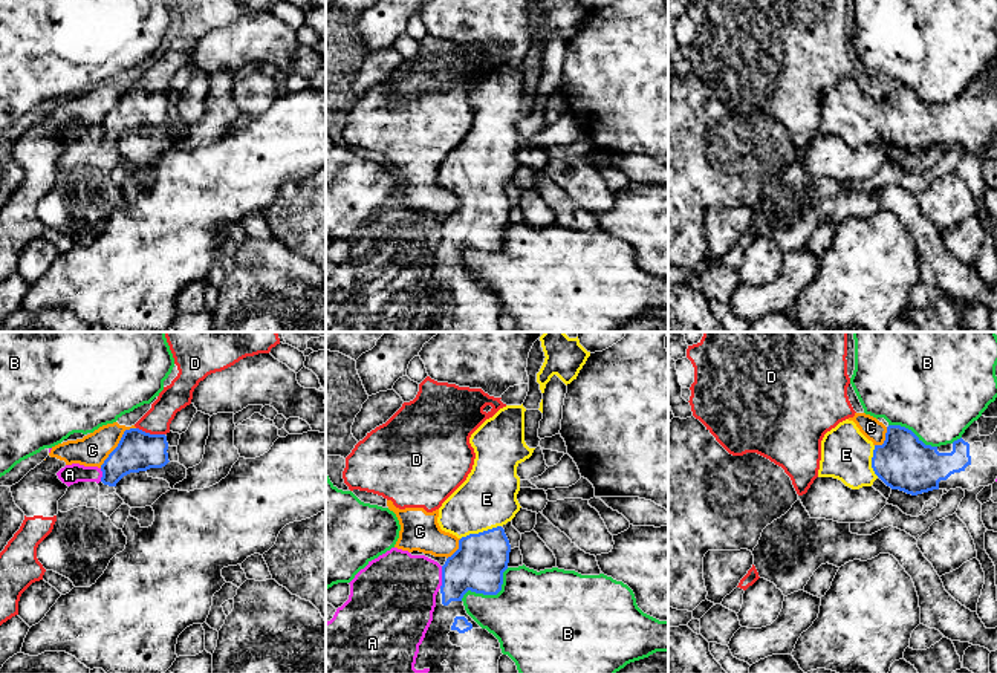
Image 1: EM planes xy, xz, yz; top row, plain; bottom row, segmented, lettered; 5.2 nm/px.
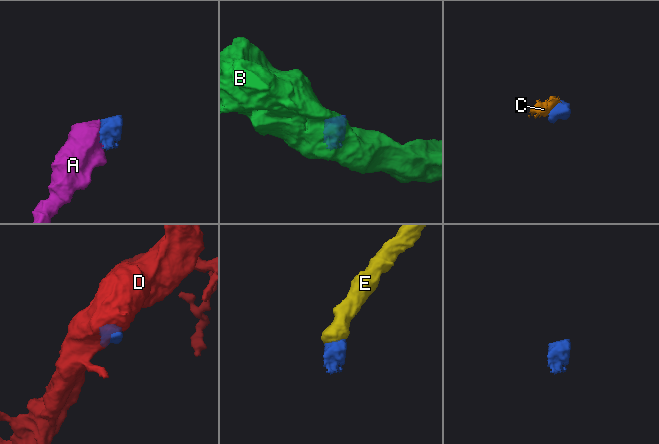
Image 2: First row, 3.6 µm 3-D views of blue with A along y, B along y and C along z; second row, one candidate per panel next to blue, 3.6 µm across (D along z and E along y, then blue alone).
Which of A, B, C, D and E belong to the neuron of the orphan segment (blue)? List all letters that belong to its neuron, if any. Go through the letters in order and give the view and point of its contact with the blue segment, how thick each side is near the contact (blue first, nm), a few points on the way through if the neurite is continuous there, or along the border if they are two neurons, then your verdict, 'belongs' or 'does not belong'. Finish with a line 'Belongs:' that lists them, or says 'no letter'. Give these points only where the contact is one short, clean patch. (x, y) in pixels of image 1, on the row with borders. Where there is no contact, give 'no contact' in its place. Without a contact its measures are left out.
A: contact xz (442, 577); calibres 280 and 400 nm; border xz (442, 566), (442, 585), (439, 588); does not belong
B: contact xz (490, 594); calibres 280 and 420 nm; border xz (508, 568), (496, 594), (468, 591), (461, 600); does not belong
C: contact xy (118, 444); calibres 220 and 170 nm; border xy (135, 427), (124, 432), (118, 445), (100, 467); does not belong
D: contact xy (149, 433); calibres 220 and 150 nm; border xy (136, 427), (164, 435); does not belong
E: contact xz (480, 533); calibres 280 and 300 nm; way xz (479, 563), (480, 533), (480, 507), (487, 499); belongs
Belongs: E

